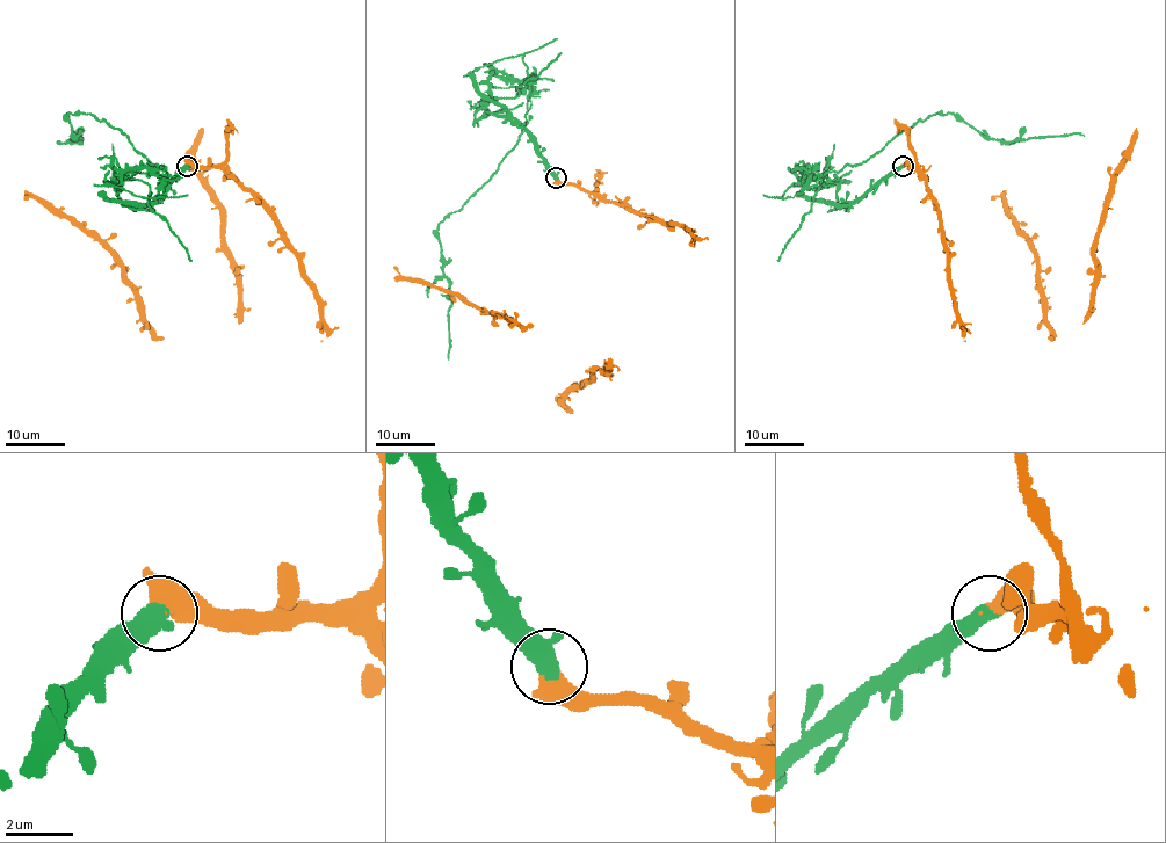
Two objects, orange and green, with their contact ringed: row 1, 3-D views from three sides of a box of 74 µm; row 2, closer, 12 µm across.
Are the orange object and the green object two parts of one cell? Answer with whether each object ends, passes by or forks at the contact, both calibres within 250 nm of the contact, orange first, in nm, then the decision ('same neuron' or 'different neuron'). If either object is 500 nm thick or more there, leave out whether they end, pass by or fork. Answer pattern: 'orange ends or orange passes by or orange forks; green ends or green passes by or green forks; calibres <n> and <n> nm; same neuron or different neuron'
calibres 550 and 600 nm; different neuron

